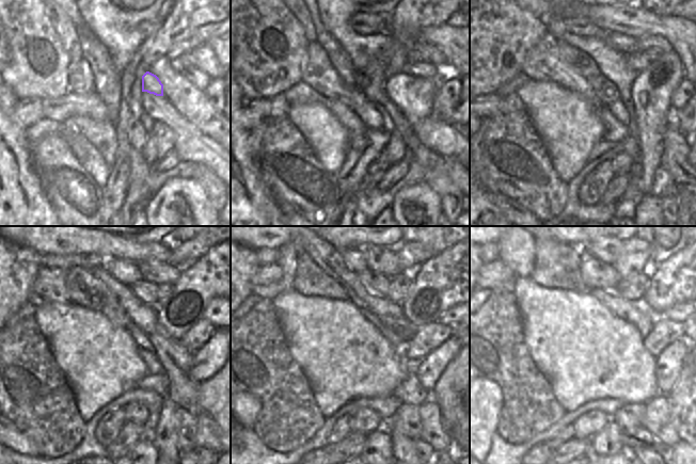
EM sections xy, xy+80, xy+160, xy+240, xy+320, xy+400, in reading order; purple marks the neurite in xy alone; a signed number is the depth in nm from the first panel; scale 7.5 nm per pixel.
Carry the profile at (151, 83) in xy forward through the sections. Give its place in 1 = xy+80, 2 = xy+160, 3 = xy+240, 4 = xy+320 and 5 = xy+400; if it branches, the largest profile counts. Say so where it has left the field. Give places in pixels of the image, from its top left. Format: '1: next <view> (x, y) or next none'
1: next xy+80 (408, 100)
2: next xy+160 (651, 90)
3: next xy+240 (207, 277)
4: next xy+320 (447, 278)
5: next xy+400 (685, 277)

